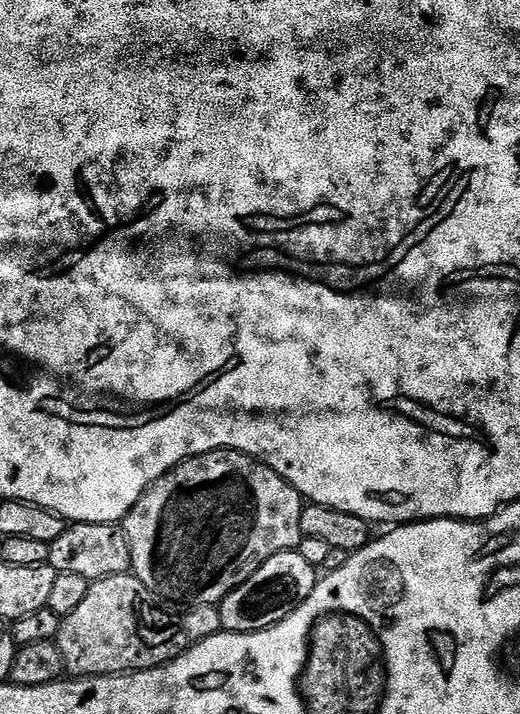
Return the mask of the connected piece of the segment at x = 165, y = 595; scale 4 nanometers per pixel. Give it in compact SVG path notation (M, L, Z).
M219 448L192 456L155 480L124 517L122 527L130 546L131 571L169 605L219 604L235 588L242 586L262 562L279 552L299 549L305 503L304 497L286 482L286 478L274 474L270 466L246 454Z

